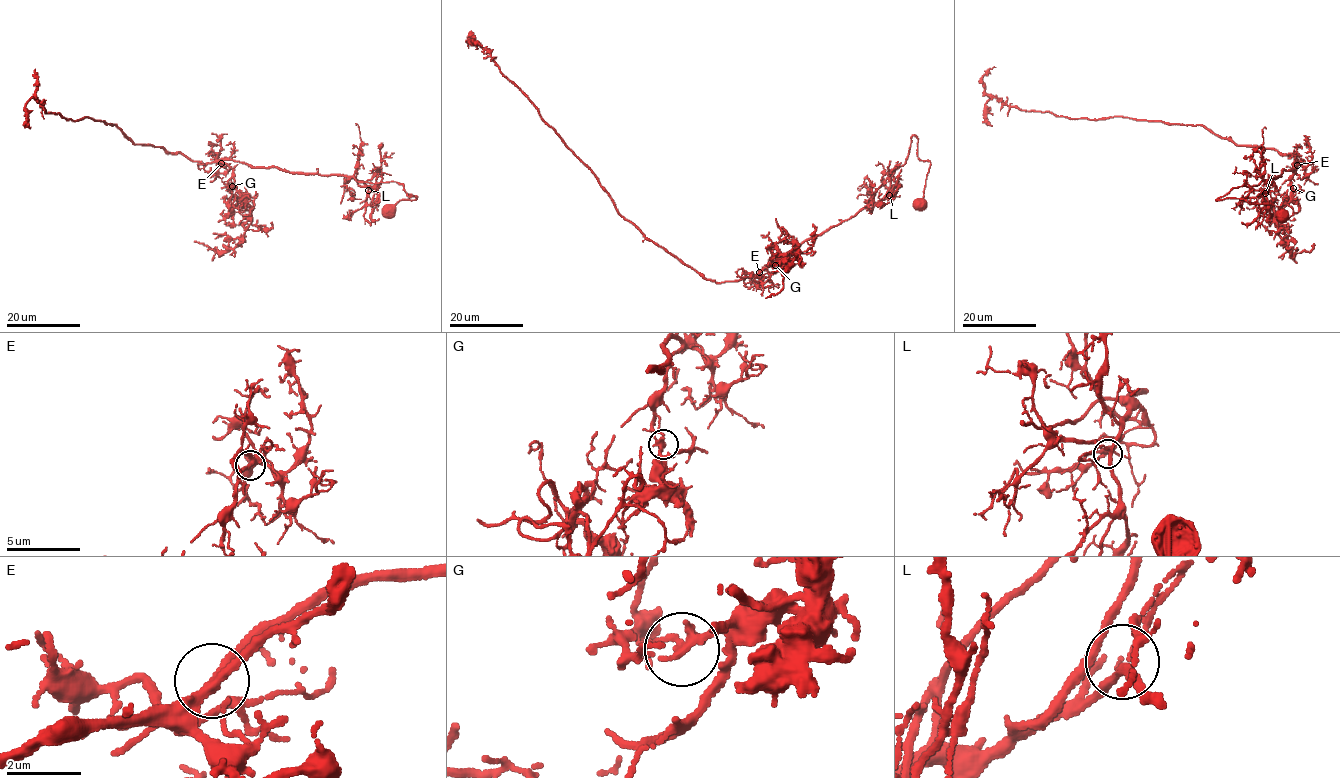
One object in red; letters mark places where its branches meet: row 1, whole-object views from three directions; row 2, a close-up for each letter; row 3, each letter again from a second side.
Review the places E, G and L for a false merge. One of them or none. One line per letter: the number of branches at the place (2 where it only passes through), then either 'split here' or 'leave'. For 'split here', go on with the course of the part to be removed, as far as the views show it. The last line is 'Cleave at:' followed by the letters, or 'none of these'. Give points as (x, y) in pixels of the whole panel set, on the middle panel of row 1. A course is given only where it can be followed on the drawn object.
E: 3 branches meet; leave
G: 3 branches meet; split here; foreign part runs (775, 265), (795, 253), (795, 242), (799, 243), (799, 256), (784, 275), (783, 289), (765, 298)
L: 3 branches meet; leave
Cleave at: G

